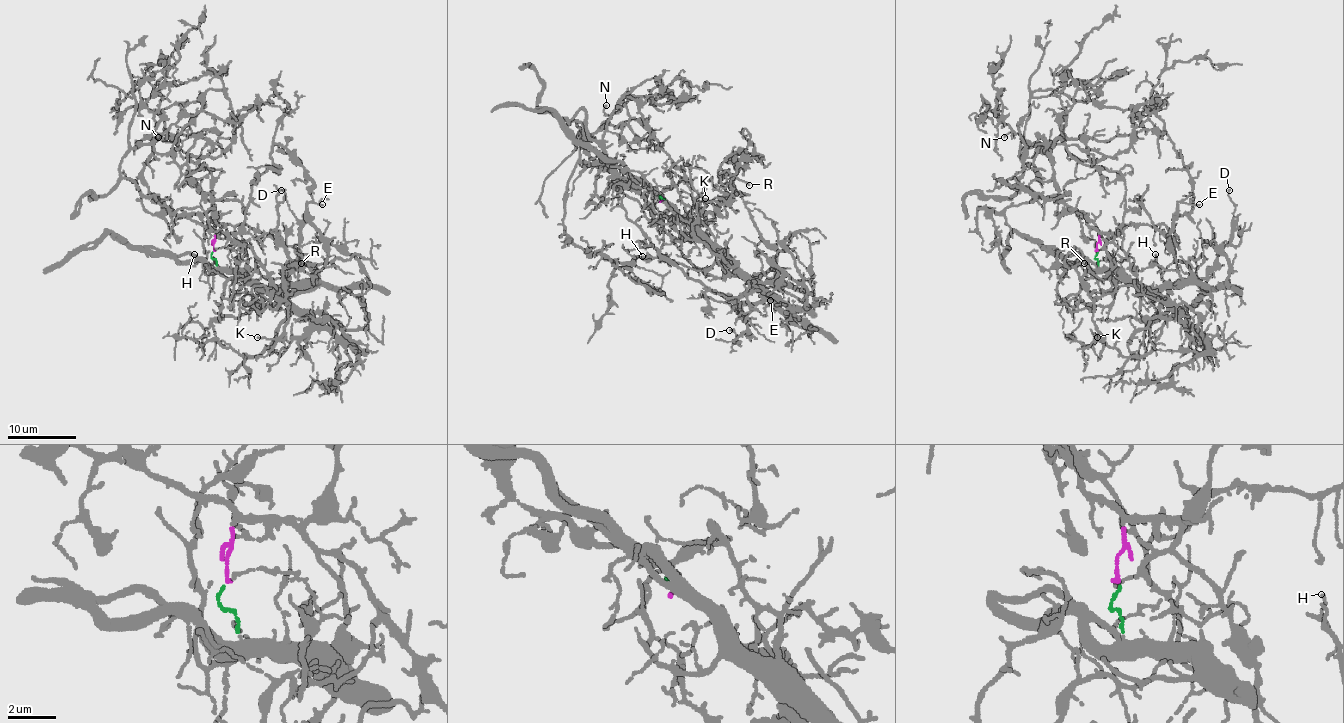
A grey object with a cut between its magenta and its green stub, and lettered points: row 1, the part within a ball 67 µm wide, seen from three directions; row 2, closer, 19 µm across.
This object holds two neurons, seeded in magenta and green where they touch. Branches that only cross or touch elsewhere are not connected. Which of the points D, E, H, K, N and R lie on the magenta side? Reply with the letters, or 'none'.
K, N, R

